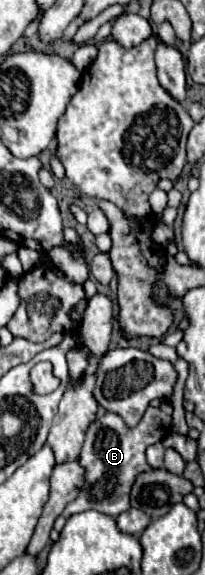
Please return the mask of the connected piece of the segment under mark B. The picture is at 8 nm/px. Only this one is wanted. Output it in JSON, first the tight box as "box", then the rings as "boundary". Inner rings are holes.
{"box":[64,402,172,518],"boundary":[[[162,402],[160,408],[148,408],[144,418],[134,426],[124,426],[124,420],[118,414],[106,412],[102,418],[94,420],[86,432],[86,442],[80,452],[80,464],[86,470],[86,482],[80,490],[80,496],[70,502],[64,510],[64,518],[80,514],[84,510],[98,510],[108,516],[120,516],[130,508],[130,490],[132,482],[142,472],[152,470],[146,462],[146,448],[160,442],[172,430],[172,404]]]}

